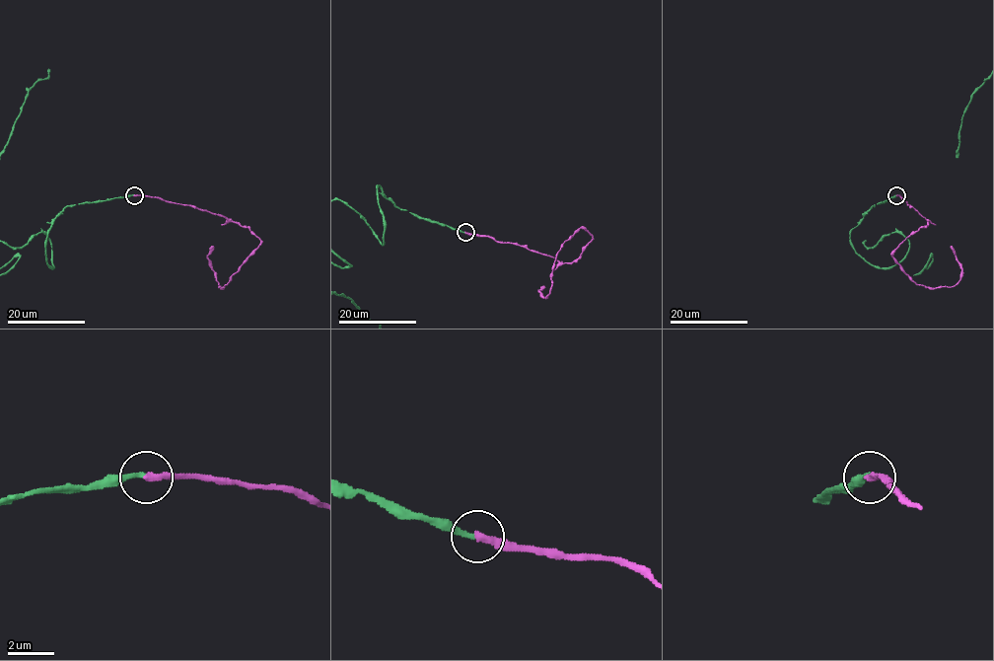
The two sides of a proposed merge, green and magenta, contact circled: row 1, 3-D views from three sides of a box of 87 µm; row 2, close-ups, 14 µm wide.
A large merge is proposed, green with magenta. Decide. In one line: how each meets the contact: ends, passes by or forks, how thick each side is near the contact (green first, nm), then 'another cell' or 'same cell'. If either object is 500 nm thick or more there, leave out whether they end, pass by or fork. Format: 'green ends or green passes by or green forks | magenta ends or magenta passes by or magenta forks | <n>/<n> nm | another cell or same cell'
green ends | magenta ends | 220/320 nm | same cell

